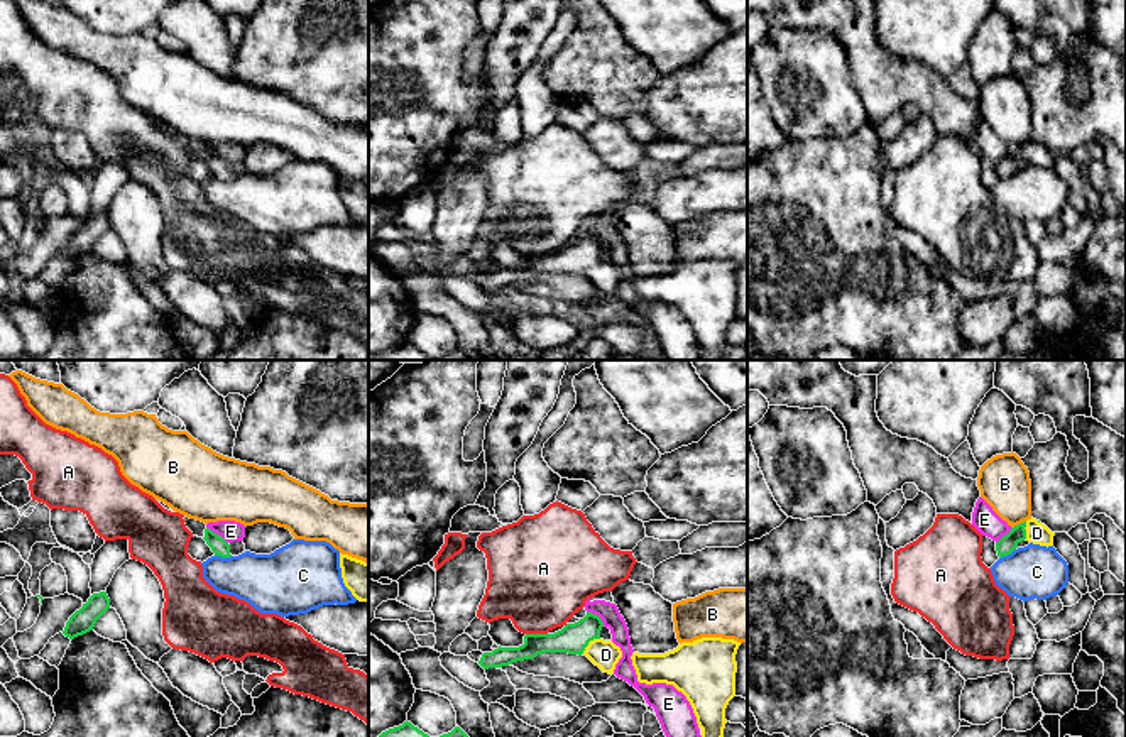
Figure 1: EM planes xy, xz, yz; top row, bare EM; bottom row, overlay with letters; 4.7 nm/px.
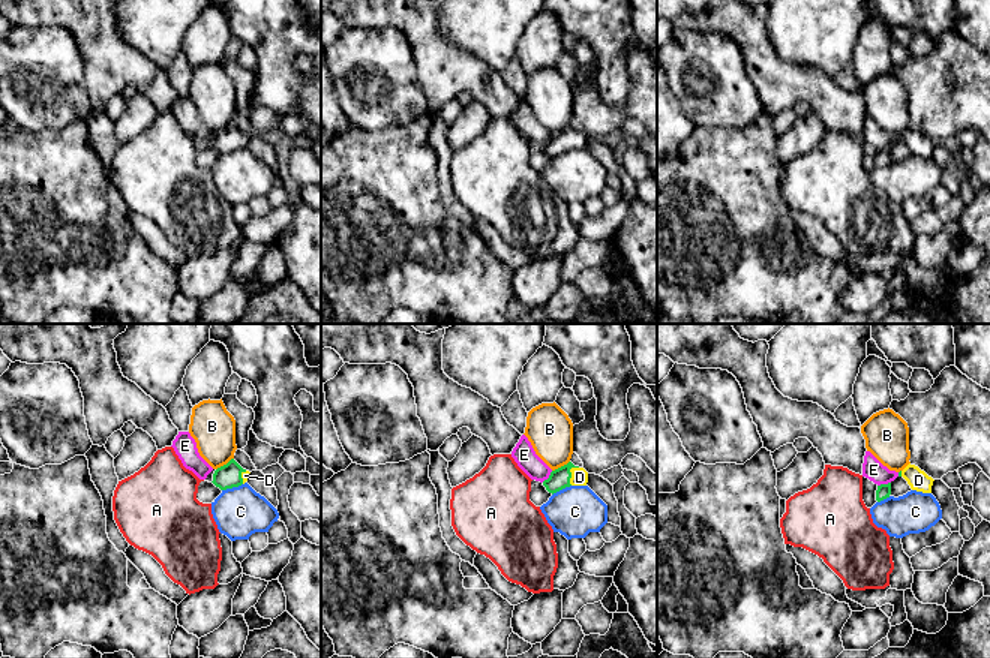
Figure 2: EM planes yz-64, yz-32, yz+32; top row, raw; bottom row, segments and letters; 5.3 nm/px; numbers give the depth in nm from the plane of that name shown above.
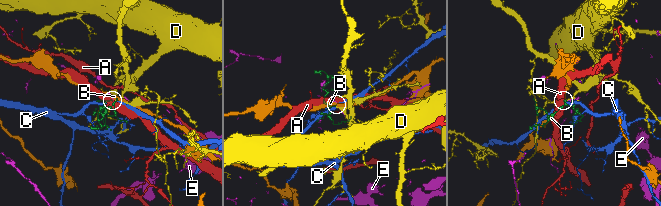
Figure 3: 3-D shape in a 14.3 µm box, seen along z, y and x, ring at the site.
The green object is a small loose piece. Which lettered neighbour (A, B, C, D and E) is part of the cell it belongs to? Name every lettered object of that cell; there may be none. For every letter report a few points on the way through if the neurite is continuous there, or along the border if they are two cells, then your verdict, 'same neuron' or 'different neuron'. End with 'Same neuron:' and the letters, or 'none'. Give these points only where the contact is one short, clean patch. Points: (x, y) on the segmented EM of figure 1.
A: along xz (526, 633), (546, 634) | different neuron
B: along yz (1025, 519), (1011, 528) | different neuron
C: different neuron
D: across xz (573, 638), (589, 641), (606, 655) | same neuron
E: along xz (587, 611), (594, 612), (604, 626) | different neuron
Same neuron: D

